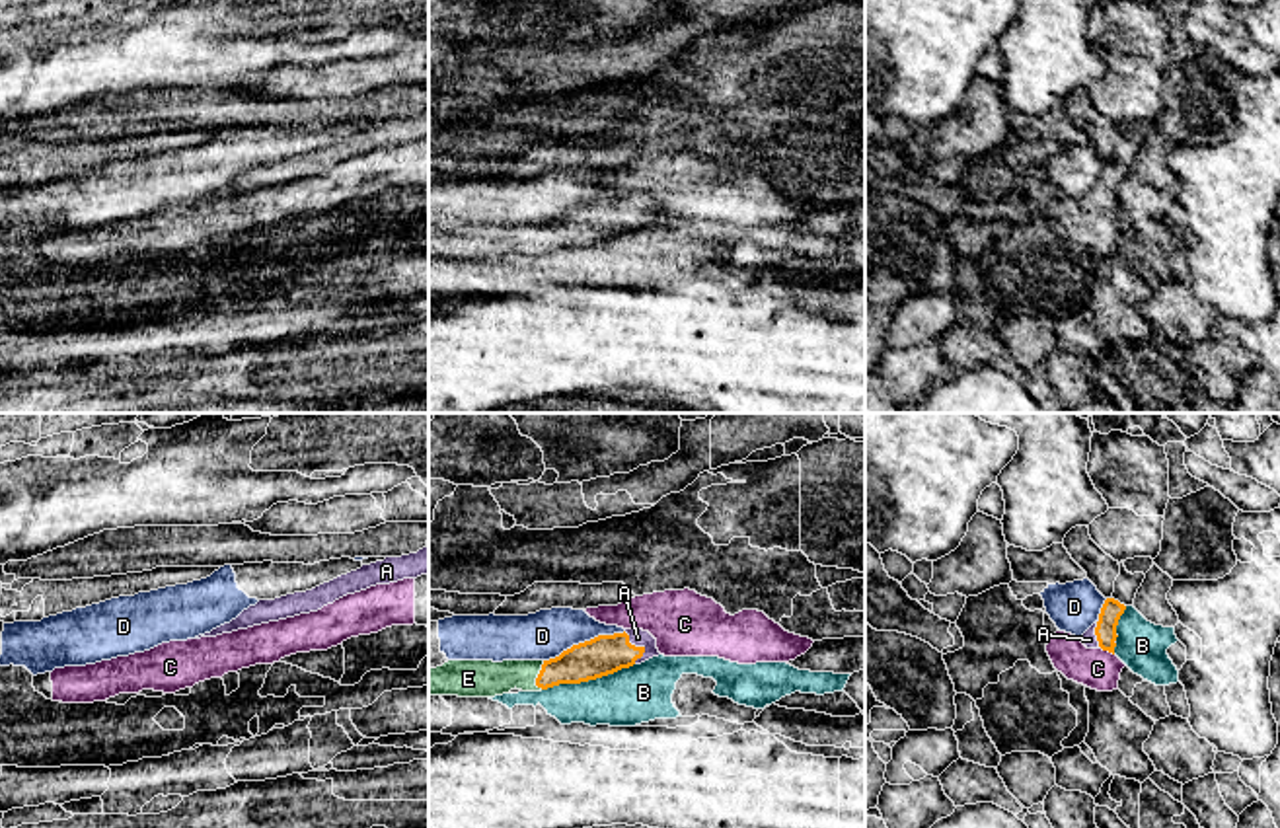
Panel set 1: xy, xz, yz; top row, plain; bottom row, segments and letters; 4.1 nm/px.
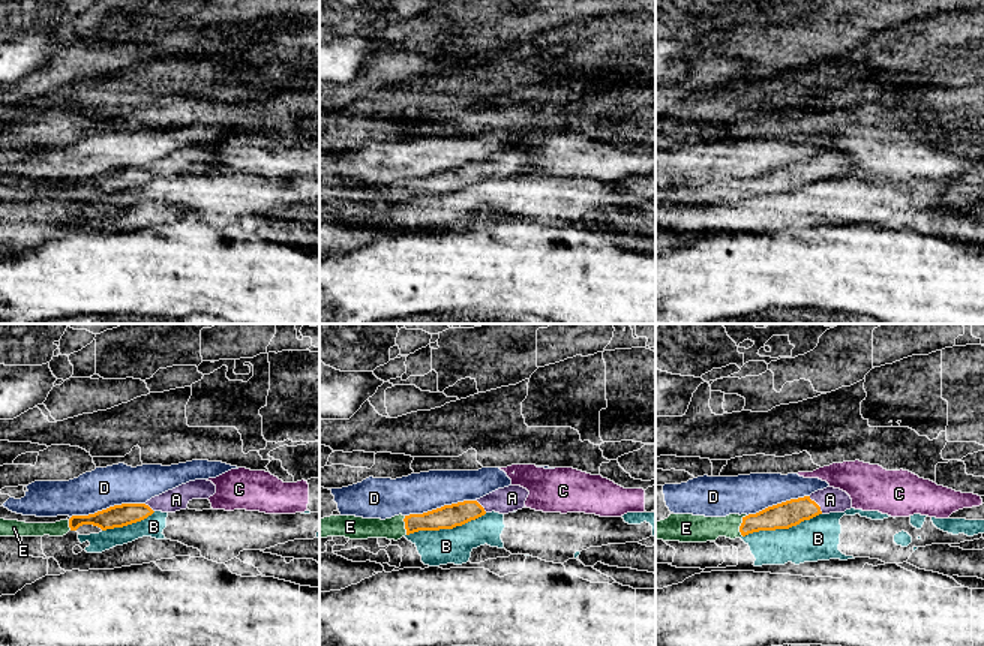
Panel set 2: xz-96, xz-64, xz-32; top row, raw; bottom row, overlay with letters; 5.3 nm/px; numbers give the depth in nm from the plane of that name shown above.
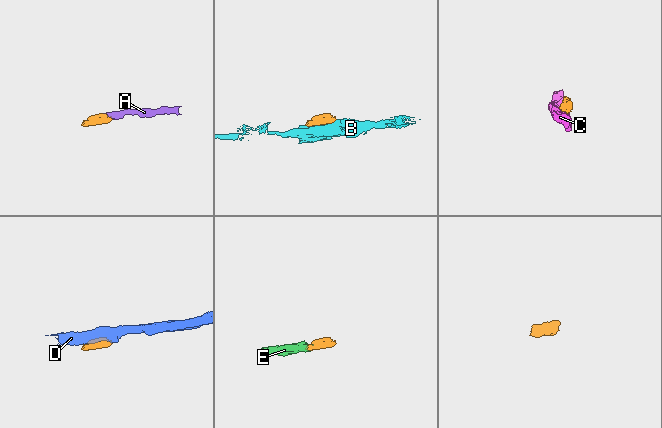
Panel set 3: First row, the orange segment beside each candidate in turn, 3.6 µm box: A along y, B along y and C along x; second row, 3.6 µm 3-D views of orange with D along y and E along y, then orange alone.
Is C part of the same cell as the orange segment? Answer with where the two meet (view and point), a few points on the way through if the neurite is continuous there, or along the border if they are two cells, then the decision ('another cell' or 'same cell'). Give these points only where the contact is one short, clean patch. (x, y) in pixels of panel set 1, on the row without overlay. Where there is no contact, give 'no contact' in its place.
contact yz (1107, 213); border yz (1101, 211), (1113, 219); another cell

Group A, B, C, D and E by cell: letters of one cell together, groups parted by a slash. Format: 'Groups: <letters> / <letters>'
Groups: A E / B / C / D

